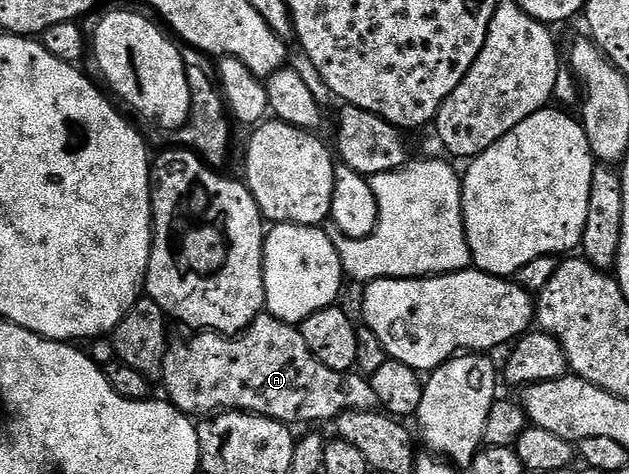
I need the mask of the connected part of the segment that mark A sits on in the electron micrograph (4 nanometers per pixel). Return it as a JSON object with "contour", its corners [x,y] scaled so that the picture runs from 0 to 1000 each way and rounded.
{"contour":[[[413,665],[385,703],[369,711],[334,698],[316,698],[308,709],[305,719],[285,711],[267,726],[256,789],[264,844],[305,884],[323,884],[350,867],[378,867],[432,880],[469,901],[474,888],[526,892],[544,871],[603,863],[603,844],[599,833],[593,833],[585,797],[564,783],[544,787],[517,774],[517,766],[506,762],[491,741],[480,700],[471,688],[434,667]]]}

